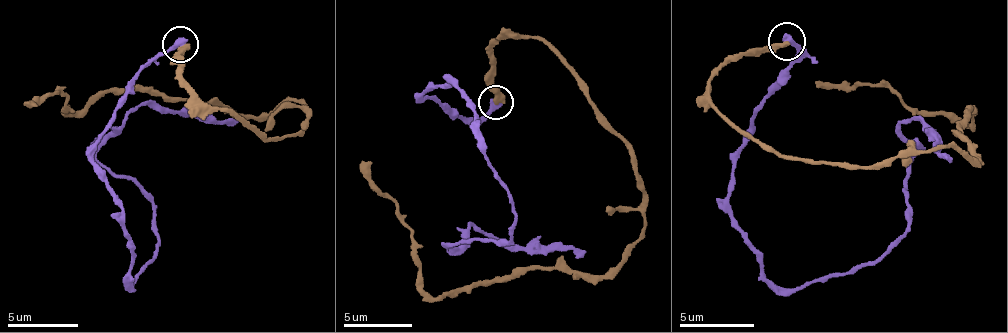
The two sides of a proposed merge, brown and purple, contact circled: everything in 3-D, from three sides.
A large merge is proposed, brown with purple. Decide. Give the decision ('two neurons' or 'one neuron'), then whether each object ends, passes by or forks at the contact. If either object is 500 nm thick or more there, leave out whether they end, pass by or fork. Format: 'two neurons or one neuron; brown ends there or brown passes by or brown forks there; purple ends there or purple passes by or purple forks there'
two neurons

